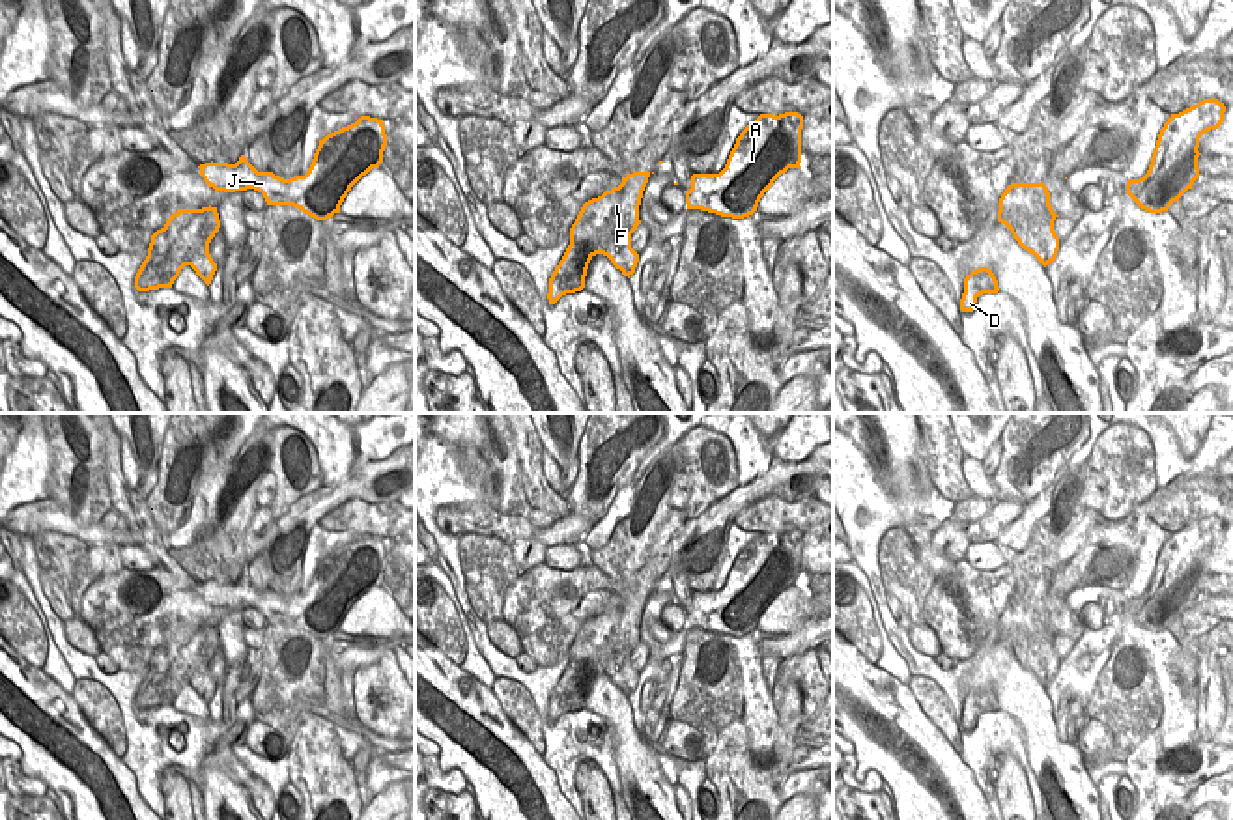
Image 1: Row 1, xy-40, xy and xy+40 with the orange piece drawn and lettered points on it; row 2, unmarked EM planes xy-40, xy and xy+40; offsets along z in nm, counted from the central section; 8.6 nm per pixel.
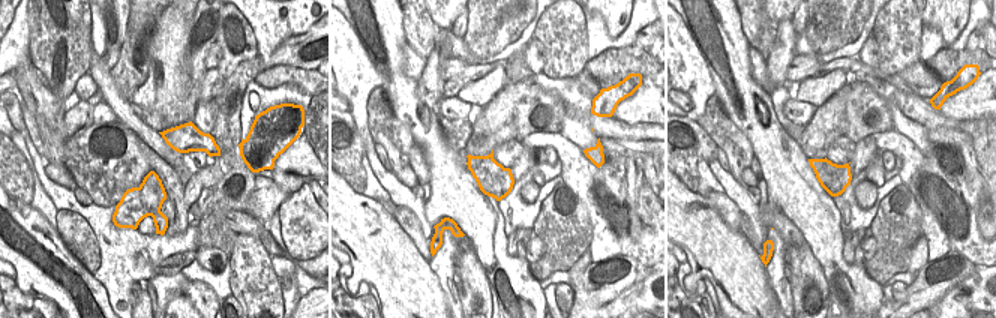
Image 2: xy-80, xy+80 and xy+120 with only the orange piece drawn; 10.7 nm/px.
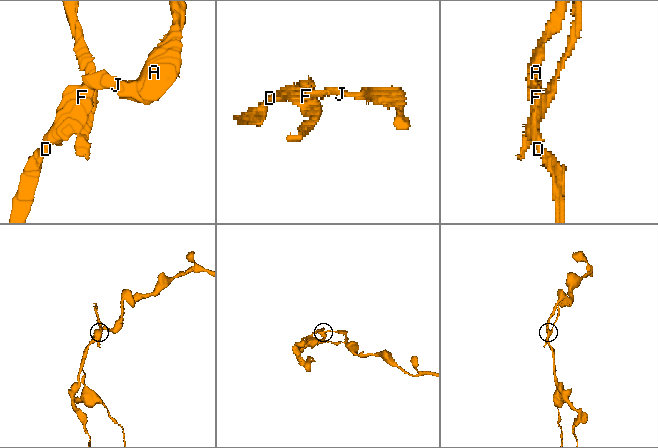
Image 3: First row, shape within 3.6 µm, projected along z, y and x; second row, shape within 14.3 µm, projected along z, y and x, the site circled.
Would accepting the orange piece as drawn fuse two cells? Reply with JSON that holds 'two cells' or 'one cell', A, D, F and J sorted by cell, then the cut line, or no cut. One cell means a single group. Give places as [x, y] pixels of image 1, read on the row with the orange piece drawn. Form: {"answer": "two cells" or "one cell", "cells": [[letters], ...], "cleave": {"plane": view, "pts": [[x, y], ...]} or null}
{"answer": "two cells", "cells": [["A", "J"], ["D", "F"]], "cleave": {"plane": "xy", "pts": [[623, 178], [630, 180]]}}

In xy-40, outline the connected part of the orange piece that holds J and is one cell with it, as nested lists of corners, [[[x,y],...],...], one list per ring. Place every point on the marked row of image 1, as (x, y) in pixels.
[[[361,116],[323,140],[305,176],[284,179],[273,172],[258,172],[245,155],[235,164],[206,163],[200,176],[215,191],[235,192],[254,189],[267,205],[293,205],[316,220],[340,213],[351,187],[383,163],[387,134],[383,120]]]

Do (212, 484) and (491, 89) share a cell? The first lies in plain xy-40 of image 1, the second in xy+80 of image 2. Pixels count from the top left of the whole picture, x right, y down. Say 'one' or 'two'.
one

